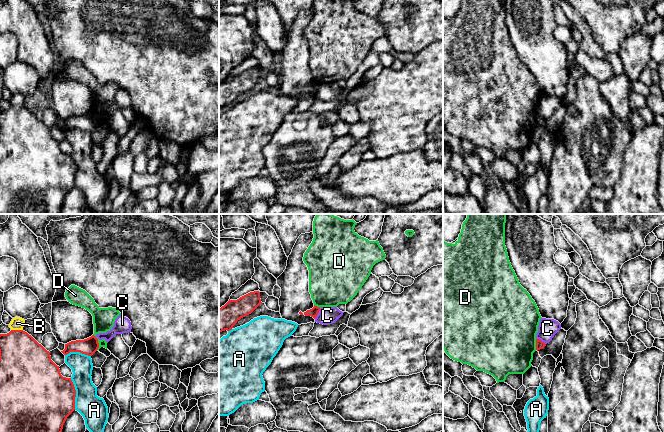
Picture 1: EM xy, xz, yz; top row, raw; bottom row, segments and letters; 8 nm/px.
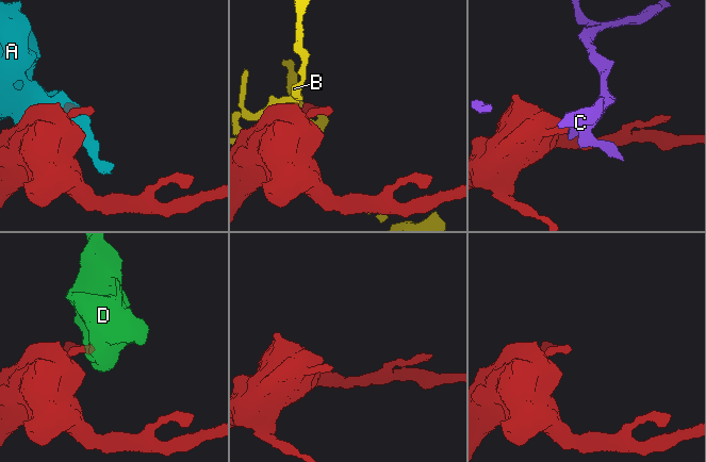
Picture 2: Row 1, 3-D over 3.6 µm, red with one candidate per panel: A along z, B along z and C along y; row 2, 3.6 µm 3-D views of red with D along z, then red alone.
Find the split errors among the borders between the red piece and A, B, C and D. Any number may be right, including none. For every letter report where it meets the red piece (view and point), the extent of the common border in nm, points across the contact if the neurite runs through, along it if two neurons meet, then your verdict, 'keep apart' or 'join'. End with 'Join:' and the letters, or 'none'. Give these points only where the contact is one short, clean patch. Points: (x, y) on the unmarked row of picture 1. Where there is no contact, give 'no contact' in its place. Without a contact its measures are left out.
A: meets red in xy at (75, 170); contact 260 nm long; keep apart
B: meets red in xy at (16, 106); contact 90 nm long; keep apart
C: meets red in xz at (318, 88); contact 100 nm long; border along xz (320, 84), (314, 94); keep apart
D: meets red in xy at (97, 118); contact 130 nm long; border along xy (93, 110), (97, 115), (98, 125); keep apart
Join: none

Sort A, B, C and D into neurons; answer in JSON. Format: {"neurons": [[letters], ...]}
{"neurons": [["A"], ["B"], ["C"], ["D"]]}

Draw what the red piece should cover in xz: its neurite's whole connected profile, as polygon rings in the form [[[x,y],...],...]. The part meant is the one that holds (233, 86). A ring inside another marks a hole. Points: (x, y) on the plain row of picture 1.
[[[250,68],[237,76],[230,76],[219,84],[219,109],[230,107],[241,94],[251,90],[260,80],[260,68]]]

